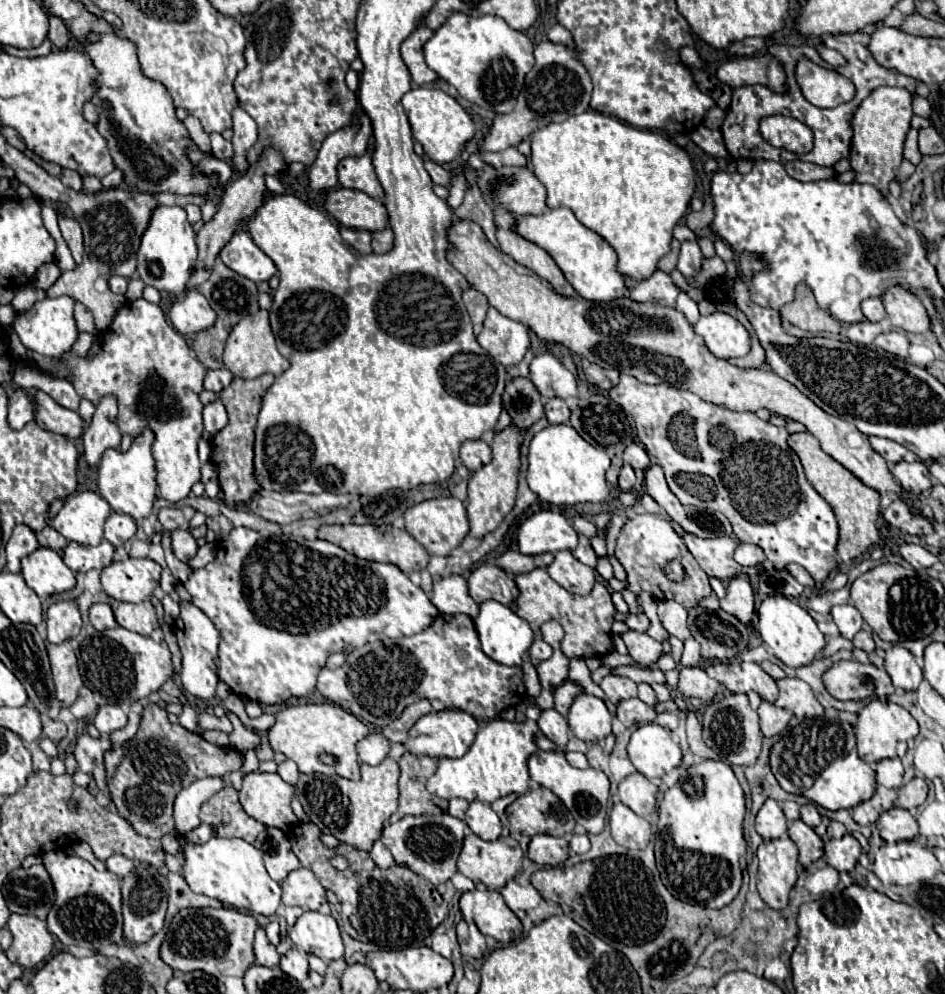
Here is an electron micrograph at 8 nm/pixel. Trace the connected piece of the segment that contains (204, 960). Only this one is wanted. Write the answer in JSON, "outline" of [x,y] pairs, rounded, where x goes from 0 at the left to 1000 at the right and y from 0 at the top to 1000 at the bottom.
{"outline":[[[198,913],[192,915],[177,938],[170,952],[170,964],[183,976],[204,978],[215,976],[221,982],[257,982],[270,968],[268,940],[274,934],[272,926],[249,913]]]}

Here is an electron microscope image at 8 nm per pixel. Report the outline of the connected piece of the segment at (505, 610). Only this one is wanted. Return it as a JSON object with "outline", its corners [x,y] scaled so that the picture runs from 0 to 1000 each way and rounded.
{"outline":[[[515,604],[509,608],[509,616],[503,622],[503,632],[509,642],[511,656],[517,662],[522,662],[530,668],[537,668],[537,670],[551,670],[553,660],[560,656],[560,652],[564,648],[564,634],[558,628],[558,624],[549,622],[539,610],[532,610],[524,604]]]}

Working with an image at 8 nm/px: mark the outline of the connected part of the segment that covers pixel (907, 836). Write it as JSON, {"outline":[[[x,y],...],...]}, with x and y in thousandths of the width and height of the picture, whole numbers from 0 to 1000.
{"outline":[[[943,813],[928,825],[928,835],[932,837],[932,843],[937,847],[964,845],[970,841],[970,825],[964,821],[962,815]]]}

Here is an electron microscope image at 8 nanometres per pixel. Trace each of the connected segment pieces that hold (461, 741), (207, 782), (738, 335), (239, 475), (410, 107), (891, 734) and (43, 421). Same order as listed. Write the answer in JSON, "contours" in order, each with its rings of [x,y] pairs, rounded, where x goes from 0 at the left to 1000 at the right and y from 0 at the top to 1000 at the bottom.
{"contours":[[[[467,714],[467,716],[454,716],[448,722],[443,722],[437,732],[433,734],[431,753],[435,759],[441,761],[456,761],[456,763],[488,763],[496,751],[501,748],[505,738],[505,726],[498,718],[488,714]]],[[[215,783],[206,785],[200,791],[196,791],[187,801],[185,801],[185,811],[183,811],[183,823],[185,823],[185,841],[192,841],[206,831],[213,829],[211,825],[211,811],[225,801],[230,795],[234,795],[240,789],[238,783]]],[[[769,314],[742,318],[733,330],[761,360],[793,356],[793,334]]],[[[274,378],[270,382],[253,382],[249,380],[244,384],[244,388],[240,388],[234,394],[234,402],[238,406],[240,419],[242,419],[242,427],[240,431],[236,431],[236,435],[232,435],[232,439],[228,439],[228,443],[223,443],[223,451],[225,451],[225,467],[230,469],[232,475],[232,487],[234,493],[238,495],[238,507],[247,509],[247,507],[261,507],[268,497],[274,495],[274,489],[270,487],[270,479],[266,479],[266,467],[268,467],[268,441],[270,441],[270,427],[272,427],[272,419],[276,412],[276,402],[280,392],[289,386],[289,378]]],[[[460,89],[435,91],[426,97],[424,105],[431,113],[437,139],[448,147],[450,155],[462,165],[475,165],[484,161],[492,145],[503,139],[503,125],[498,117],[477,97],[473,97],[467,91],[460,91]]],[[[922,704],[911,716],[909,716],[909,728],[905,734],[907,740],[907,757],[909,763],[915,767],[930,767],[934,763],[947,763],[956,761],[960,757],[960,744],[968,742],[972,738],[972,730],[968,722],[953,710],[945,706],[932,706],[932,704]]],[[[39,392],[35,398],[37,398],[37,402],[41,402],[41,414],[37,416],[37,425],[46,433],[65,437],[75,443],[84,441],[90,435],[92,425],[81,414],[58,406],[58,402],[54,402],[54,398],[50,398],[48,394]]]]}

